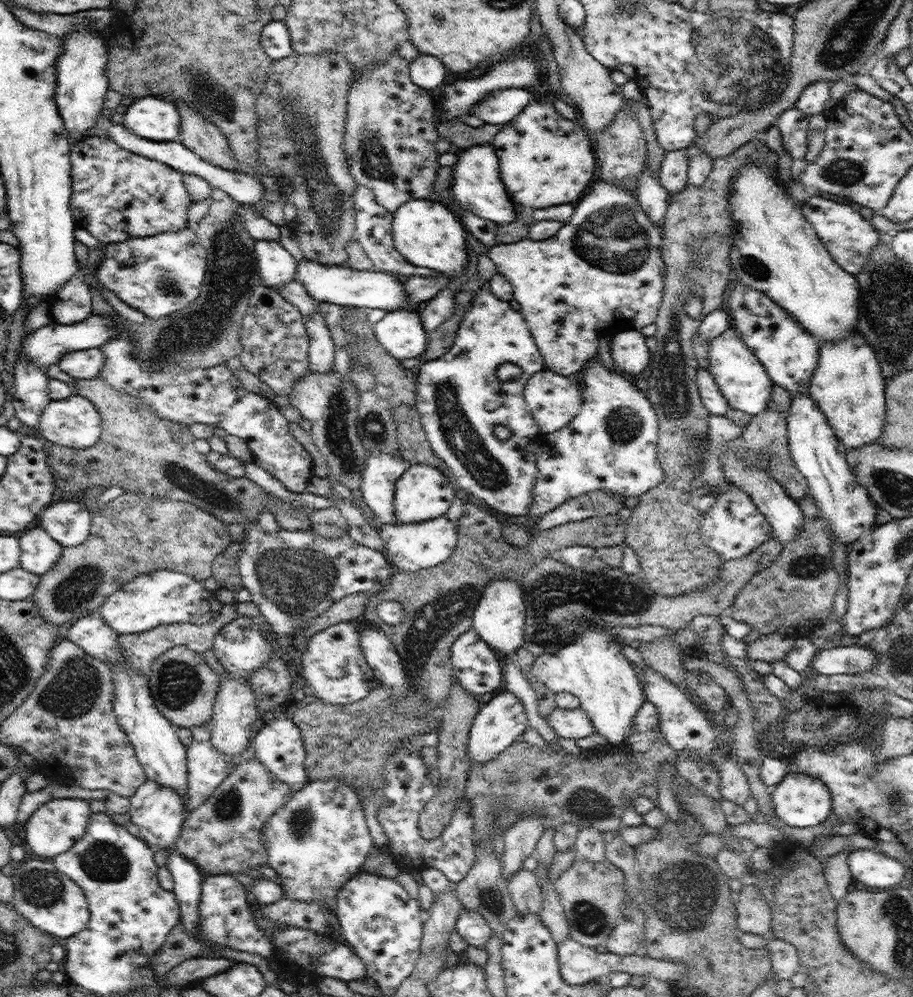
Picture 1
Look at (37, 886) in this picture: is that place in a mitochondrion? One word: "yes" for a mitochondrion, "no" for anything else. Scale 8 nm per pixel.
yes

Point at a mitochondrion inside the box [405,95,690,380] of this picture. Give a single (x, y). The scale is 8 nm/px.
(614, 238)

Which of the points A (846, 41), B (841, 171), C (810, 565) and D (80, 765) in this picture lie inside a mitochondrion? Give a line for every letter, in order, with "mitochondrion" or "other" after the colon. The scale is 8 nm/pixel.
A: mitochondrion
B: mitochondrion
C: mitochondrion
D: other

